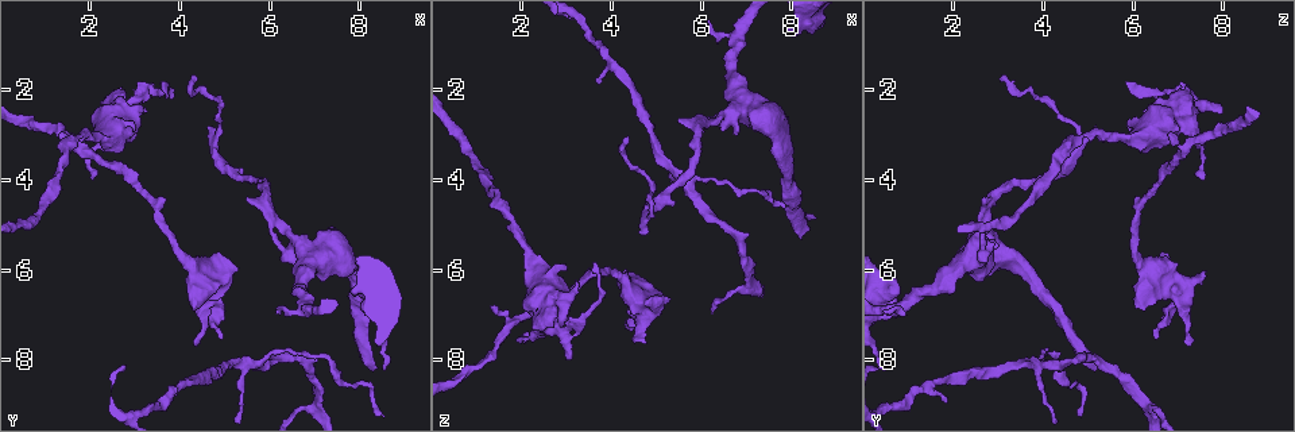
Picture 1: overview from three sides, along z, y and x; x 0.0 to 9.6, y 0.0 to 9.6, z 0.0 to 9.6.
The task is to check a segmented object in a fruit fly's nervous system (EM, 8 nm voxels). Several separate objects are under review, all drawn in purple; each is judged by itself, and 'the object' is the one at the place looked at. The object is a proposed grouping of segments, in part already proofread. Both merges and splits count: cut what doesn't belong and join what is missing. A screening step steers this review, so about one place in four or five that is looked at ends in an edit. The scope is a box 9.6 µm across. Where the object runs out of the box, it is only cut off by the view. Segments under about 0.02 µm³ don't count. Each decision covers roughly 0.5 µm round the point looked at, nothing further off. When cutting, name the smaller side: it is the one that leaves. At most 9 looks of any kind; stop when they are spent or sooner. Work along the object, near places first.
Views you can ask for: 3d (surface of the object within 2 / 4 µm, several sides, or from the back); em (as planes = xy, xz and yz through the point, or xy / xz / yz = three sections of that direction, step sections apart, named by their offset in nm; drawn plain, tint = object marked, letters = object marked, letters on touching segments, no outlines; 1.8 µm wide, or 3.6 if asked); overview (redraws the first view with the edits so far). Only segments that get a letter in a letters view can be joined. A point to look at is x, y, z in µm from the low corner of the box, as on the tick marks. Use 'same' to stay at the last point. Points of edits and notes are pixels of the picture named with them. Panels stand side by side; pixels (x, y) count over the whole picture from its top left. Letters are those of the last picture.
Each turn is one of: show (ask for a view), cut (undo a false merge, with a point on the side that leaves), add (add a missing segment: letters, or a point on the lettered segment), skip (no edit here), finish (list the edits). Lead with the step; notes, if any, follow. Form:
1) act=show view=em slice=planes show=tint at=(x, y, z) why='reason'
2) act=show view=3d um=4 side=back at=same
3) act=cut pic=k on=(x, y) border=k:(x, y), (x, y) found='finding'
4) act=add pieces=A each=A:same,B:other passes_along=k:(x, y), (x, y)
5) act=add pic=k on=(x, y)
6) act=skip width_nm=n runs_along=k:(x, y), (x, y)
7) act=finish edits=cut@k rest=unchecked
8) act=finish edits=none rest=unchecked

act=show view=3d um=4 at=(4.95, 7.55, 6.55) why='branch stops here'

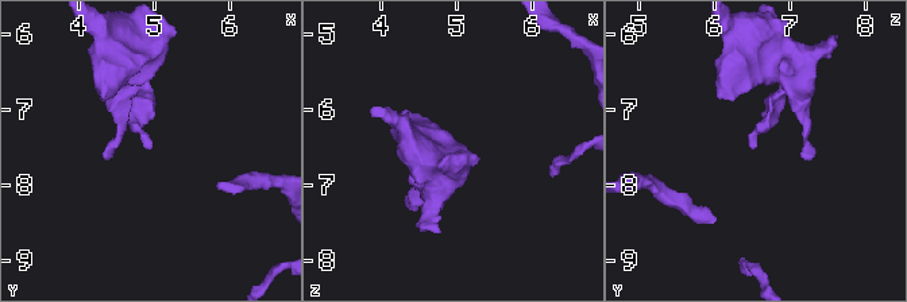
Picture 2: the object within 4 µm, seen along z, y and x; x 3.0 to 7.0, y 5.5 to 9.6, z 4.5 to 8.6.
act=show view=em um=3.6 slice=xz step=8 show=tint at=(4.95, 7.50, 6.55)

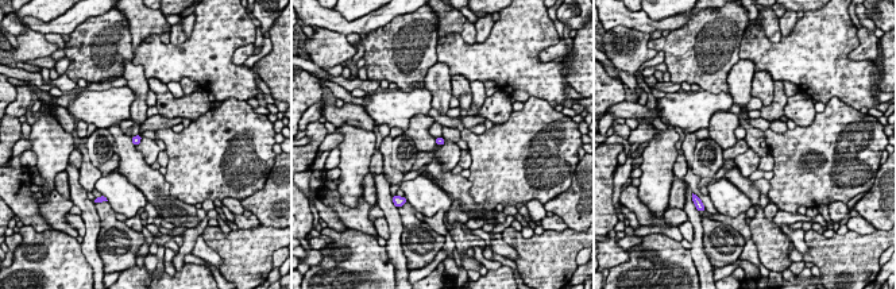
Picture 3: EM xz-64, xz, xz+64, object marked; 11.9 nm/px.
act=show view=em um=3.6 slice=planes show=letters at=same why='another direction'

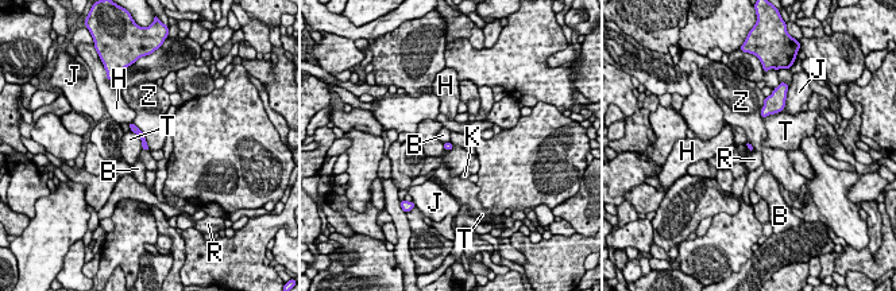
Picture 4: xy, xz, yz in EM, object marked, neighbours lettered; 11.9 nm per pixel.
act=skip each=B:other,H:other,J:other,K:other,R:other,T:other,Z:other border=4:(132, 123), (143, 134), (150, 150) found='none of them fits'

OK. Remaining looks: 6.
act=show view=3d um=4 at=(4.50, 6.10, 7.55) why='free end'

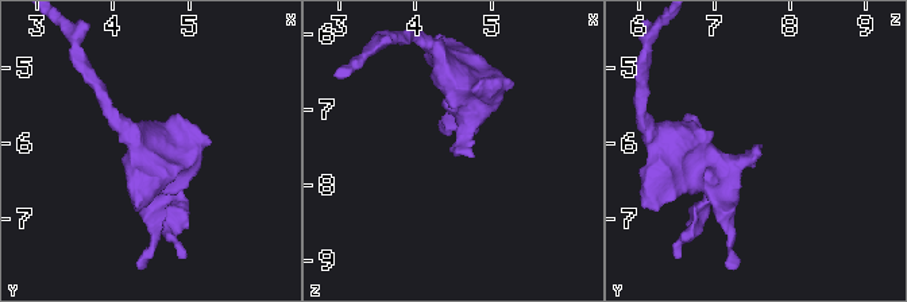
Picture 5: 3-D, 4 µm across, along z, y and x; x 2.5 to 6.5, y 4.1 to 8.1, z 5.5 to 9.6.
act=show view=em slice=planes show=letters at=(4.55, 6.00, 7.55)

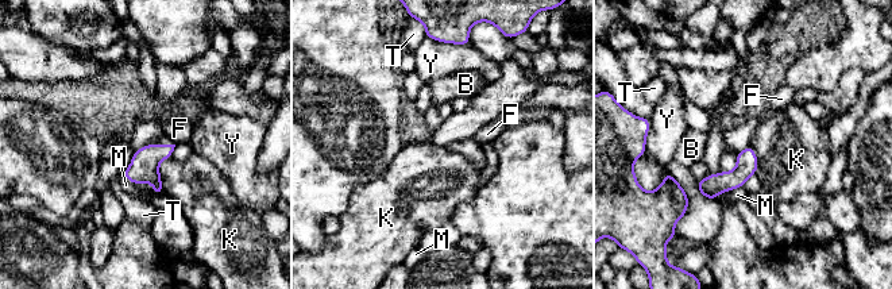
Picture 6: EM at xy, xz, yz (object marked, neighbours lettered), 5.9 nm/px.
act=skip longest_contact=K:240nm each=B:other,F:other,K:other,M:other,T:other,Y:other border=6:(172, 155), (159, 162), (163, 193) found='none of them fits'

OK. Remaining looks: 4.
act=show view=em slice=planes show=tint at=(2.15, 3.10, 5.65) why='calibre changes'

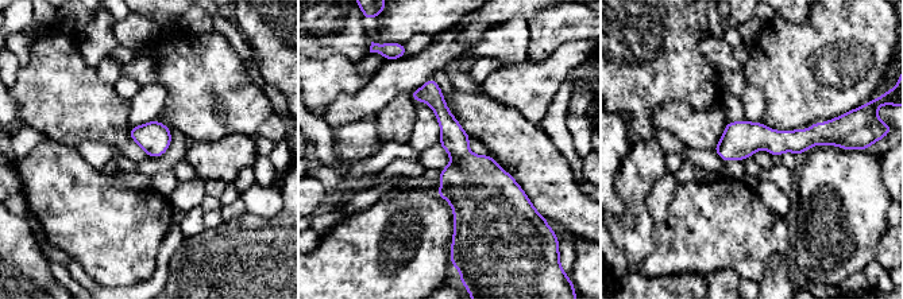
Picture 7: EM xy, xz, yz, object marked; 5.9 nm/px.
act=show view=em slice=planes show=letters at=same

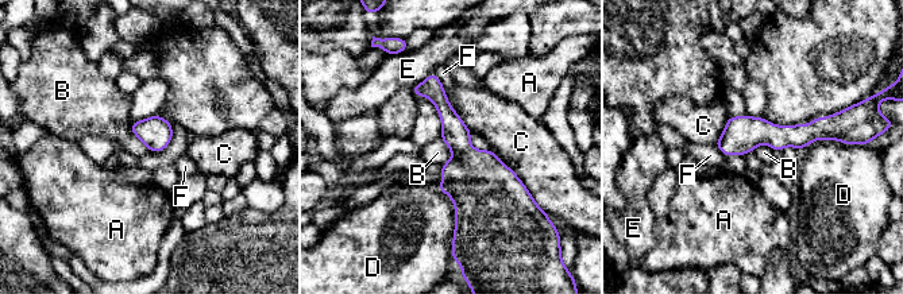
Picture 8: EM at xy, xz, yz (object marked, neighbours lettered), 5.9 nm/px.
act=skip each=A:other,B:other,C:other,D:other,E:other,F:other runs_along=8:(833, 130), (741, 135), (720, 144) found='all the same neuron'

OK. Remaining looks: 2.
act=show view=3d um=4 at=(2.70, 2.00, 7.20) why='stops while still wide'

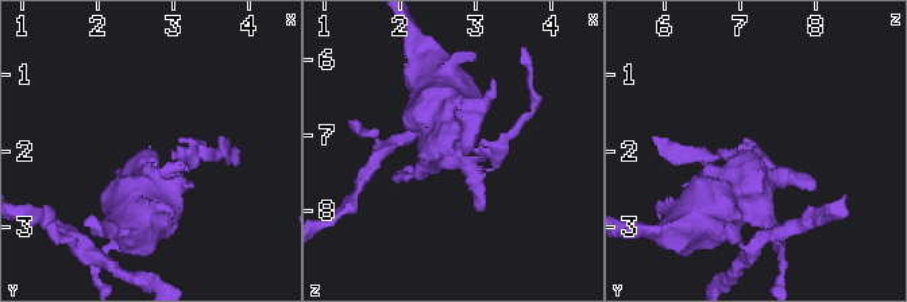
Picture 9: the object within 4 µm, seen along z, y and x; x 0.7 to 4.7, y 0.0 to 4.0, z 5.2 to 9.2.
act=show view=em um=3.6 slice=planes show=letters at=(2.70, 1.95, 7.20)

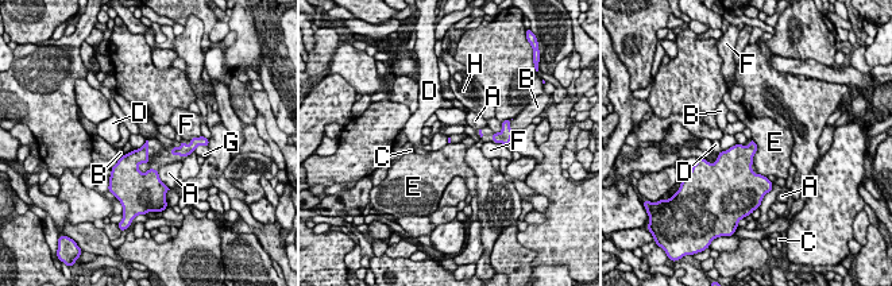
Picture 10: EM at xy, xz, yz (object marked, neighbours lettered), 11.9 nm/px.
act=skip each=A:other,B:other,C:other,D:other,E:other,F:other,G:other,H:other border=10:(750, 139), (756, 145), (752, 163) found='none of them fits'

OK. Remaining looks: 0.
act=finish edits=none rest=unchecked

